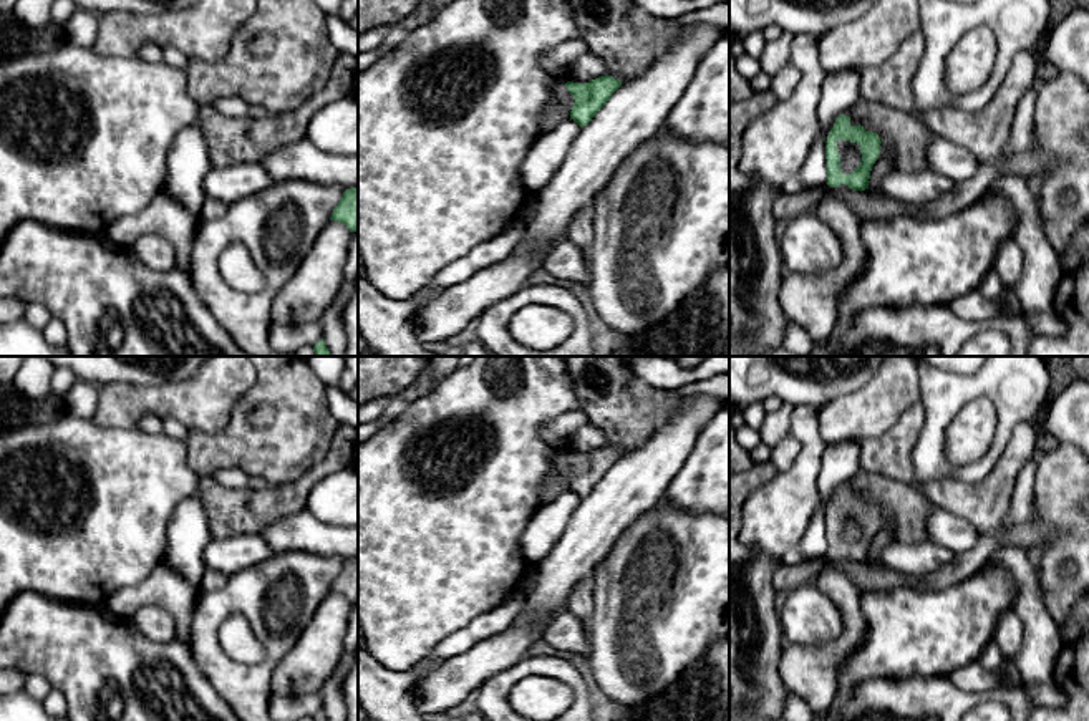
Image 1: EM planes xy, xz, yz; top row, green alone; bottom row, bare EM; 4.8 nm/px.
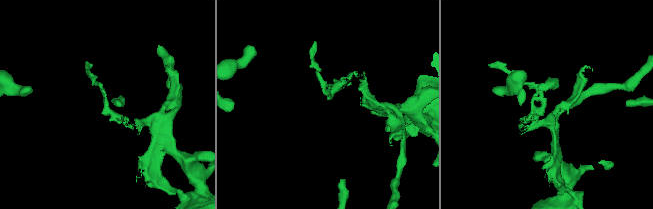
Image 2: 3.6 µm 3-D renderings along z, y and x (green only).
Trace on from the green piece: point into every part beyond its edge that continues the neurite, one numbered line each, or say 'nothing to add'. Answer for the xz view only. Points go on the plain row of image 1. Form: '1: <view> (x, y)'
nothing to add

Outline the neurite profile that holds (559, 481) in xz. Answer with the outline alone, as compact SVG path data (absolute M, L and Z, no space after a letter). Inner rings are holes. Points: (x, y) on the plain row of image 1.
M567 451L557 457L554 472L545 479L540 492L544 504L552 502L557 496L570 489L575 469L565 459L565 454Z

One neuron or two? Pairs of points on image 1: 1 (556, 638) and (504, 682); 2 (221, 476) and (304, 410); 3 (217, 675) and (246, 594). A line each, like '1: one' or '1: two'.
1: two
2: two
3: one

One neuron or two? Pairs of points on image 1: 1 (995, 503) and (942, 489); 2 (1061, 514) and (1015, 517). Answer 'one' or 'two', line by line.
1: one
2: two

